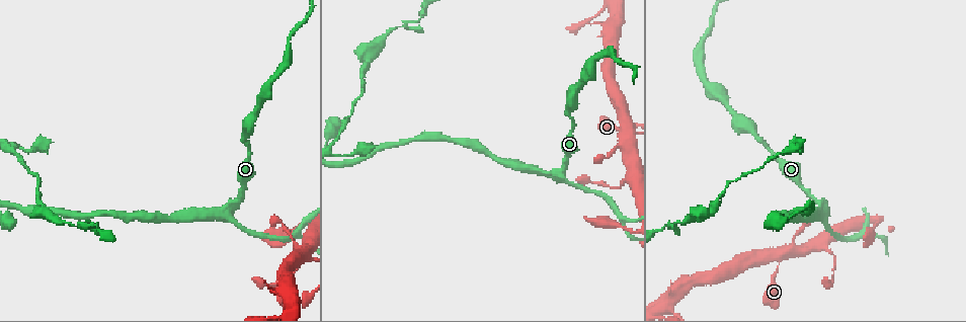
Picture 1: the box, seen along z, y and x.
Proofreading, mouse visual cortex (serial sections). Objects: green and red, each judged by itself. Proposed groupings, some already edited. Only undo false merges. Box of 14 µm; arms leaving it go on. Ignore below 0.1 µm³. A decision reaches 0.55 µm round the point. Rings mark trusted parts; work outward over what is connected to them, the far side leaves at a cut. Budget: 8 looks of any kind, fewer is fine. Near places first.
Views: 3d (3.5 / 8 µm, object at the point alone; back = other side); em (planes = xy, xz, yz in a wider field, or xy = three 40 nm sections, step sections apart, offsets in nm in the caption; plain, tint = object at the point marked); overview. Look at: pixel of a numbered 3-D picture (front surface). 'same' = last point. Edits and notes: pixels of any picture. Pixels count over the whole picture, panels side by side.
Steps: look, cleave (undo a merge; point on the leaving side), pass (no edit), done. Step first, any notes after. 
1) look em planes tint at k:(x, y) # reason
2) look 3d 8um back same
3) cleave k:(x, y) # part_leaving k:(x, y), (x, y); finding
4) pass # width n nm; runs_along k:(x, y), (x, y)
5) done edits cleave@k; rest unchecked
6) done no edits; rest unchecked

look 3d 8um at 1:(778, 257) # small branch off a trunk

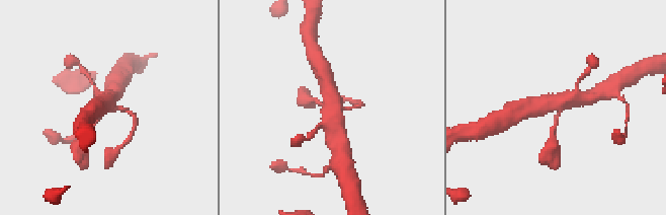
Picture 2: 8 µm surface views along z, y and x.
look em xy step 2 tint at 2:(560, 107)

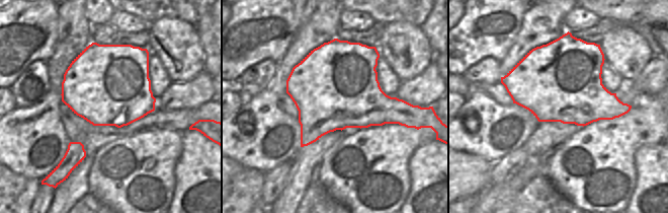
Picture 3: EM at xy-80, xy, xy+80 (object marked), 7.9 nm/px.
pass # all the same cell

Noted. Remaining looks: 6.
look 3d 8um at 1:(820, 202) # three-way junction

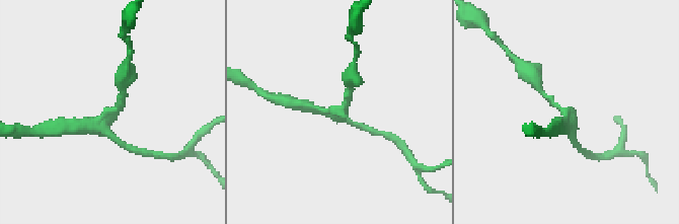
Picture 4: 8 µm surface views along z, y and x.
look 3d 3.5um at 4:(566, 112) # closer look

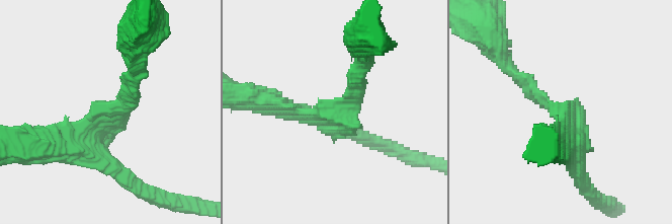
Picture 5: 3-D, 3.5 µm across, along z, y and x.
pass # arms 3; runs_along 5:(137, 75), (128, 106), (56, 147); continuous, no second cell

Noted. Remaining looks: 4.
look 3d 3.5um at 1:(821, 247) # side arm on a straight run

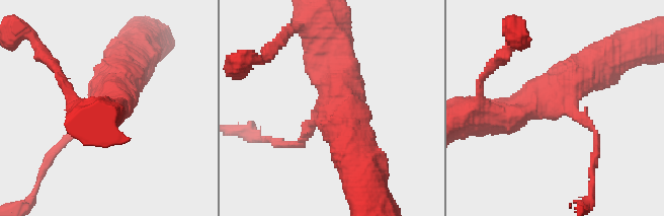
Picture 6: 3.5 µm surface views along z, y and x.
pass # arms 3; arm_widths 200, 450, 600 nm; runs_along 6:(500, 115), (513, 115), (611, 56); continuous, no second cell

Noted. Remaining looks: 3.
done no edits; rest unchecked

